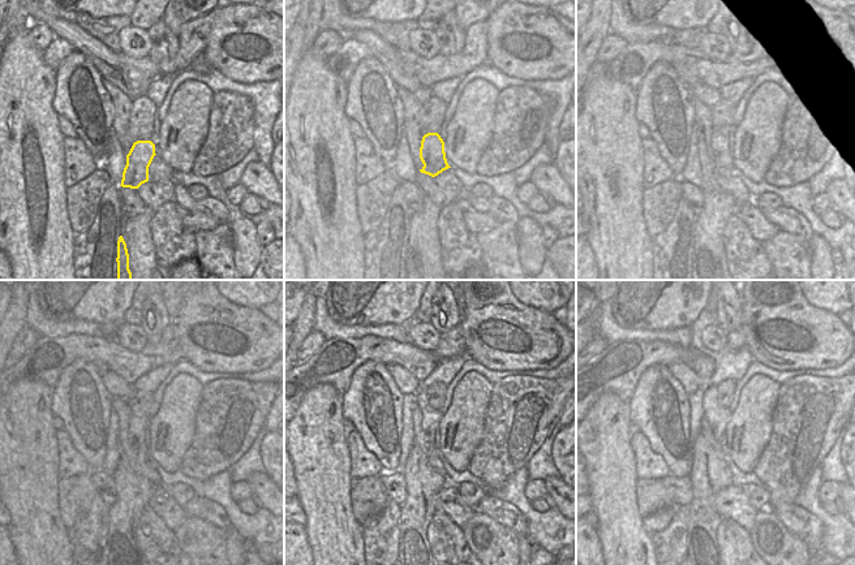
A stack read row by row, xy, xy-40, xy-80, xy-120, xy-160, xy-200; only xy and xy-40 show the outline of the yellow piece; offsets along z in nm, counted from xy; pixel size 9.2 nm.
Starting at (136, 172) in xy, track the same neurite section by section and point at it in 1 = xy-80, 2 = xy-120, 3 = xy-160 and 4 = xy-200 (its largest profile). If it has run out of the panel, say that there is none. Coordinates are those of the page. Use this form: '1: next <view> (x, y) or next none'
1: next xy-80 (720, 139)
2: next xy-120 (137, 425)
3: next xy-160 (430, 422)
4: next xy-200 (717, 417)

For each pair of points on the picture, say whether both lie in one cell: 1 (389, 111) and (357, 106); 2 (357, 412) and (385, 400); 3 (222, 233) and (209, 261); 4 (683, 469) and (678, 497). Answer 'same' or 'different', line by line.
1: same
2: same
3: same
4: different

